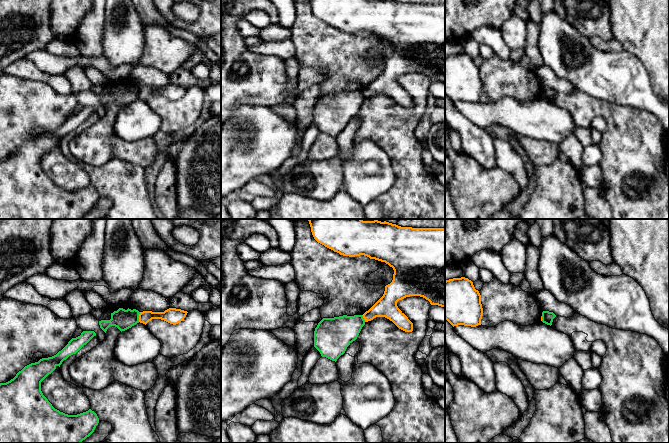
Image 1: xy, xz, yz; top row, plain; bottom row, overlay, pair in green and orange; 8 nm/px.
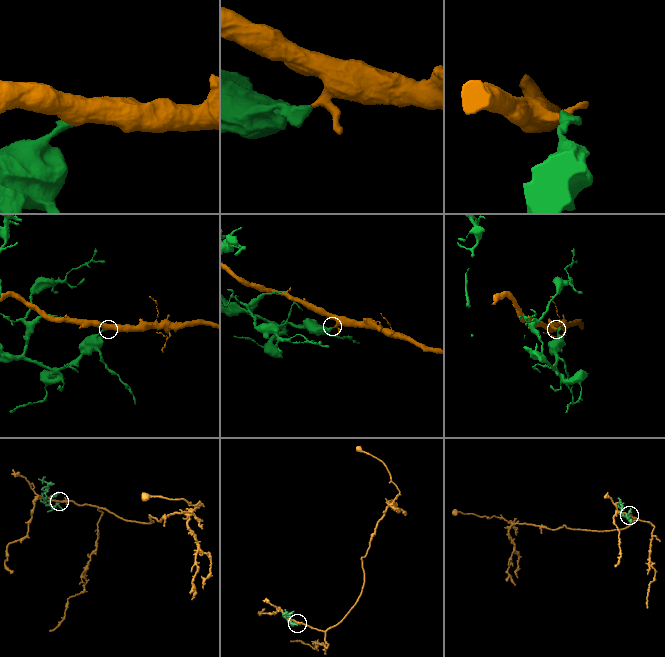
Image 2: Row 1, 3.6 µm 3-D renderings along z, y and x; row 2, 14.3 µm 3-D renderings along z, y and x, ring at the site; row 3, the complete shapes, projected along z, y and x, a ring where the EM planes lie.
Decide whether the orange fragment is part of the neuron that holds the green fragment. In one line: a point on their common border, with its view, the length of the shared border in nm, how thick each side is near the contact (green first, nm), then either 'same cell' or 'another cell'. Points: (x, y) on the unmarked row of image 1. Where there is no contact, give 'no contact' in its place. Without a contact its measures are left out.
contact xy (138, 93); length 80 nm; calibres 160 and 110 nm; another cell

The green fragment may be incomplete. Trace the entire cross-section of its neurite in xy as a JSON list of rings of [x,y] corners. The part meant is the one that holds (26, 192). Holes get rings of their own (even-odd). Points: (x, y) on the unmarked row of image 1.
[[[83,107],[56,131],[31,139],[10,157],[0,159],[0,219],[81,219],[94,208],[99,199],[94,187],[89,185],[77,191],[65,190],[55,185],[41,167],[41,158],[94,112],[94,107]]]

